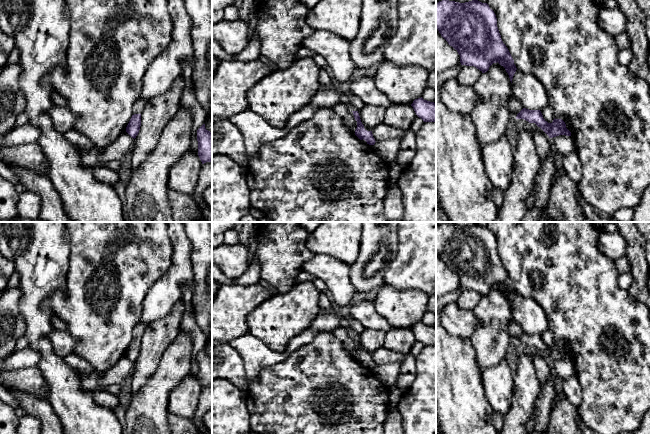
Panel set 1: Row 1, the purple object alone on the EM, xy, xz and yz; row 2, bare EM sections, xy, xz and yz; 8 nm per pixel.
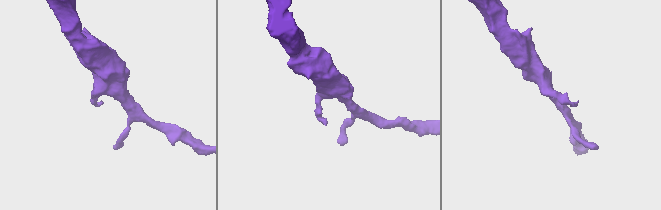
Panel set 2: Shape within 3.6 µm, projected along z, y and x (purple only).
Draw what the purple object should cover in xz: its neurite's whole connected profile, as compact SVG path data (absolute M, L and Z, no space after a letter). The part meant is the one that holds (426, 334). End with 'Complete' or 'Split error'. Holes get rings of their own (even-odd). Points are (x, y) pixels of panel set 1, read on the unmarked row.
M422 321L415 323L411 328L416 339L424 346L436 346L436 328L424 324Z. Complete

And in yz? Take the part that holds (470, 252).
M477 223L465 227L439 225L436 228L436 252L448 268L458 276L461 289L474 290L485 297L493 287L498 286L505 292L512 307L517 292L501 263L496 239L487 227L482 227Z. Complete

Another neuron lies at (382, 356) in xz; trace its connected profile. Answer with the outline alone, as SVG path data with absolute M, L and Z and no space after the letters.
M381 347L372 353L375 365L385 365L387 363L402 362L406 355L390 351Z

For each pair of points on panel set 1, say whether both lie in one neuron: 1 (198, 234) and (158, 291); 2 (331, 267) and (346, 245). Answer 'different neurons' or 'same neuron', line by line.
1: different neurons
2: different neurons

